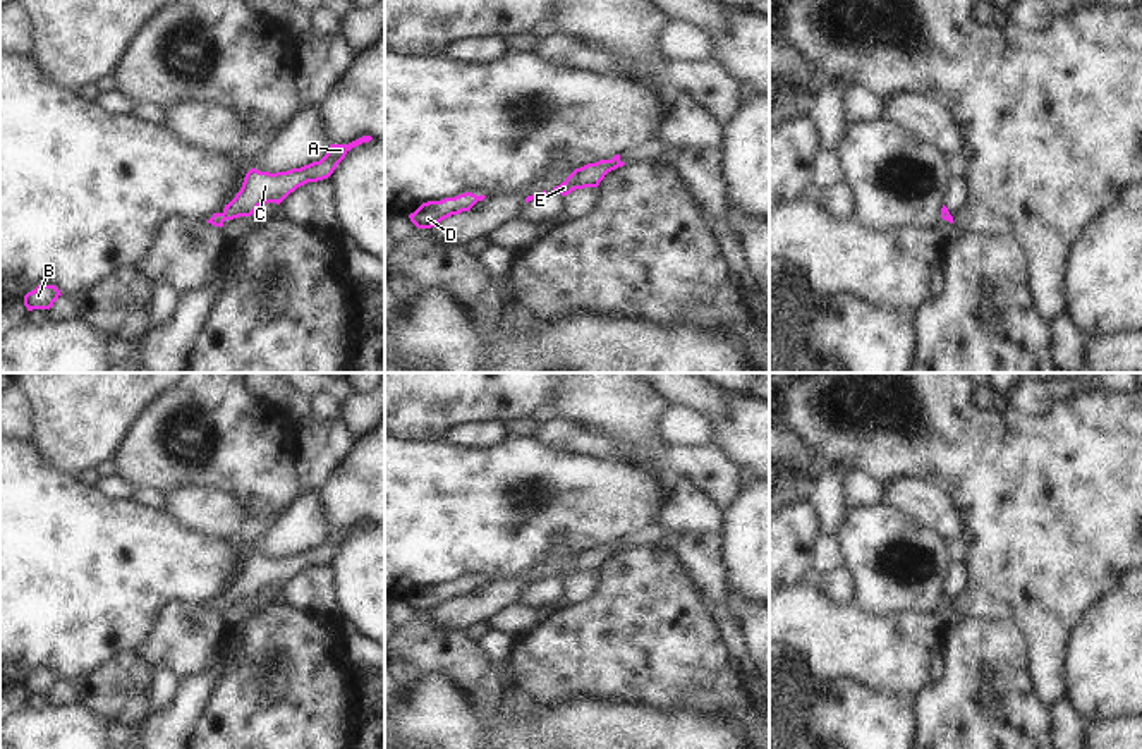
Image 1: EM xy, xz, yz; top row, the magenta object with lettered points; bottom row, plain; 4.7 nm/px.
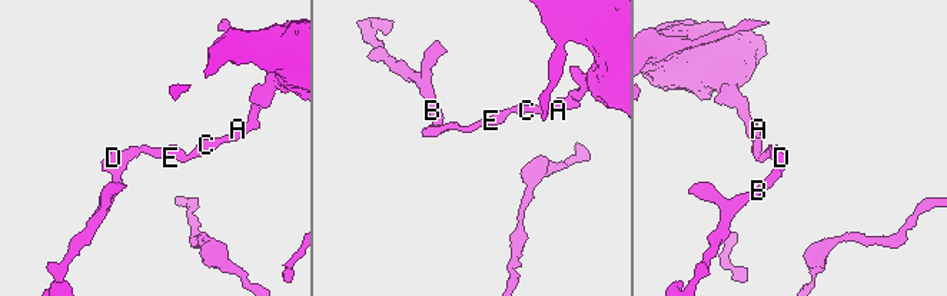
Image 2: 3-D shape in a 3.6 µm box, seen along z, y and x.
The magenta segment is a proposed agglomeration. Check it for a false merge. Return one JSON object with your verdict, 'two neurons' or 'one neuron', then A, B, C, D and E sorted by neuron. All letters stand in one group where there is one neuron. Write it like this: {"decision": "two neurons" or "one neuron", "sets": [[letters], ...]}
{"decision": "one neuron", "sets": [["A", "B", "C", "D", "E"]]}

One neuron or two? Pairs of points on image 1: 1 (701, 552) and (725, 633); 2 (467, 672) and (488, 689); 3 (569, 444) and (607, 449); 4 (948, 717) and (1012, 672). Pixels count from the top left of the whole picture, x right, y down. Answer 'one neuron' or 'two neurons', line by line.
1: one neuron
2: one neuron
3: one neuron
4: one neuron

